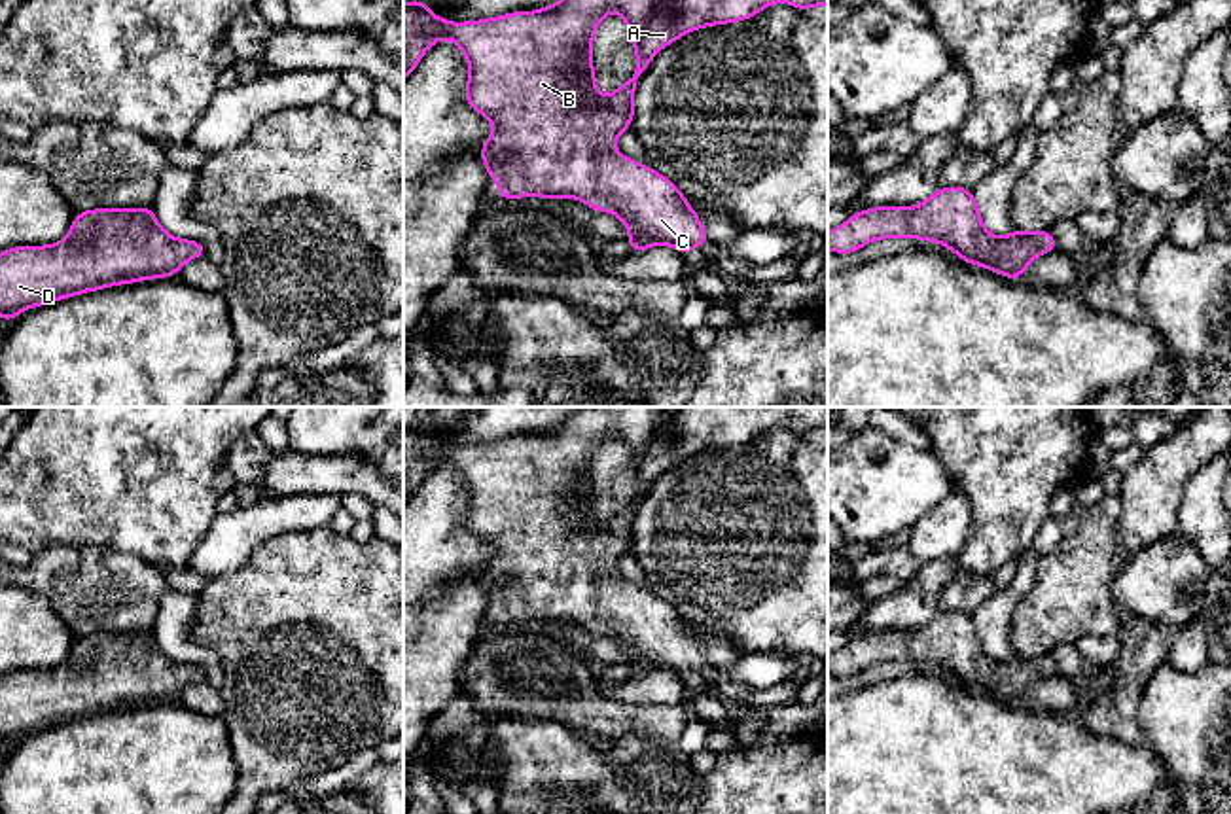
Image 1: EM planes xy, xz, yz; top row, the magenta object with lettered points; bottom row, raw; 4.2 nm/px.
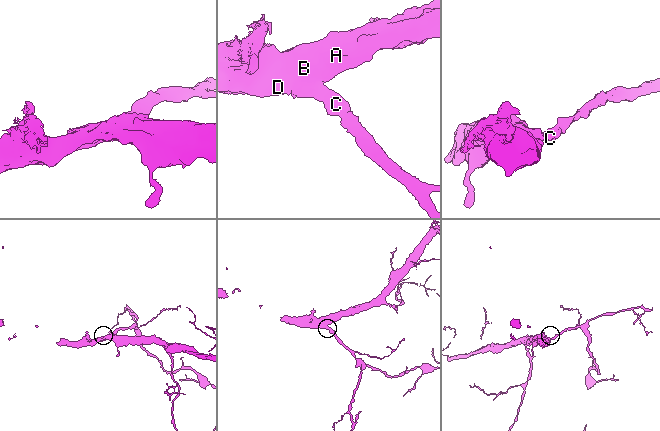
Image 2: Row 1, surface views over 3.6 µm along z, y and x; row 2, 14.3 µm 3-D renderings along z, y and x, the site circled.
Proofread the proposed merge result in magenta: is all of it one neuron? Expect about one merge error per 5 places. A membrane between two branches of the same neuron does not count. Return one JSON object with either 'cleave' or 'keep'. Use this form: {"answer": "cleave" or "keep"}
{"answer": "keep"}

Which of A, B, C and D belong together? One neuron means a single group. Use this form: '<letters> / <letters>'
A B C D

